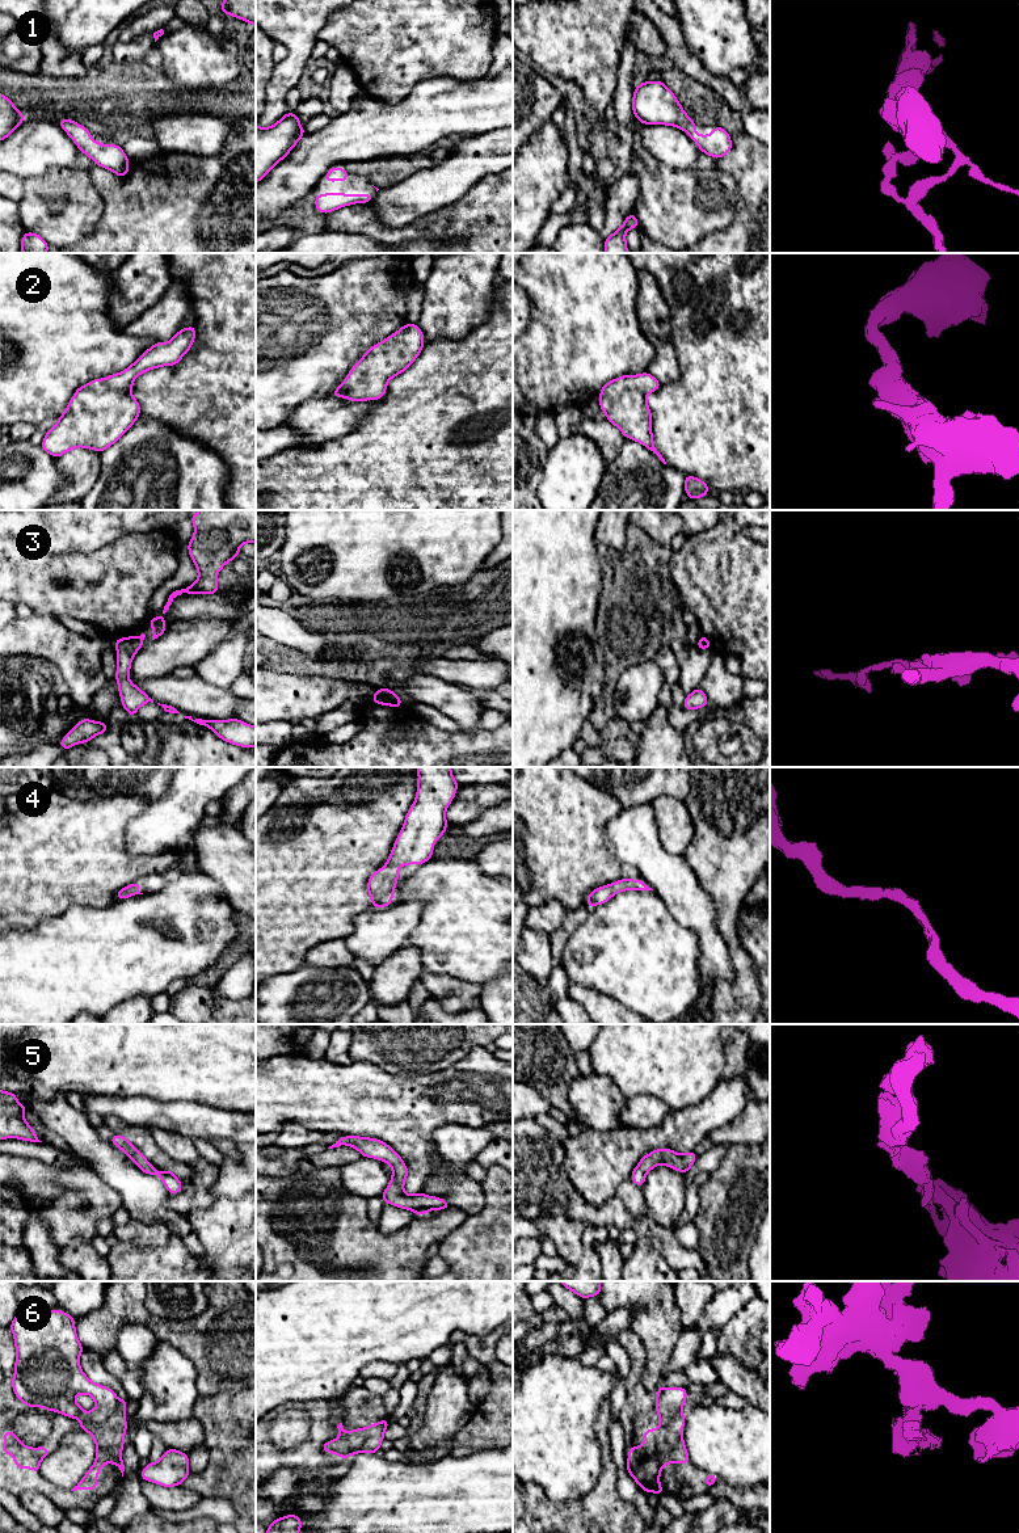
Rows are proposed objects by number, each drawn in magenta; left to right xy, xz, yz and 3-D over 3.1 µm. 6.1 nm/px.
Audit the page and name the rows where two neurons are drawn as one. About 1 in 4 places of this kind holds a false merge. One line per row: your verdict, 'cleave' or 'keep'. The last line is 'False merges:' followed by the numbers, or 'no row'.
1: keep
2: keep
3: cleave
4: keep
5: keep
6: cleave
False merges: 3, 6

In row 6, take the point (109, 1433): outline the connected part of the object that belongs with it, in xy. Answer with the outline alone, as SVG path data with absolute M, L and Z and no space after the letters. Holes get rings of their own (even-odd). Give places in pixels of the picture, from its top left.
M118 1399L115 1411L100 1422L93 1422L87 1418L81 1419L80 1429L92 1435L97 1446L97 1453L94 1463L71 1491L96 1490L98 1471L102 1469L104 1463L115 1463L123 1477L125 1465L122 1461L122 1449L127 1429L126 1404L126 1399Z

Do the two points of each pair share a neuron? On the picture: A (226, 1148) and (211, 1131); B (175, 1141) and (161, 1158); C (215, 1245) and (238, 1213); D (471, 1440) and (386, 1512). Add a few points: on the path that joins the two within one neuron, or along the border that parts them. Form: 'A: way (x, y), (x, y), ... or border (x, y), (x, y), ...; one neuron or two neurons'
A: border (213, 1141), (232, 1141), (235, 1144); two neurons
B: border (148, 1129), (155, 1142), (176, 1162); two neurons
C: way (223, 1237), (234, 1221); one neuron
D: border (483, 1449), (468, 1454), (449, 1454); two neurons

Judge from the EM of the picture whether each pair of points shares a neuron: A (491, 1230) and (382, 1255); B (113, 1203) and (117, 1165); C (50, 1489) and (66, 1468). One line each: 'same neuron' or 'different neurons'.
A: different neurons
B: different neurons
C: different neurons

